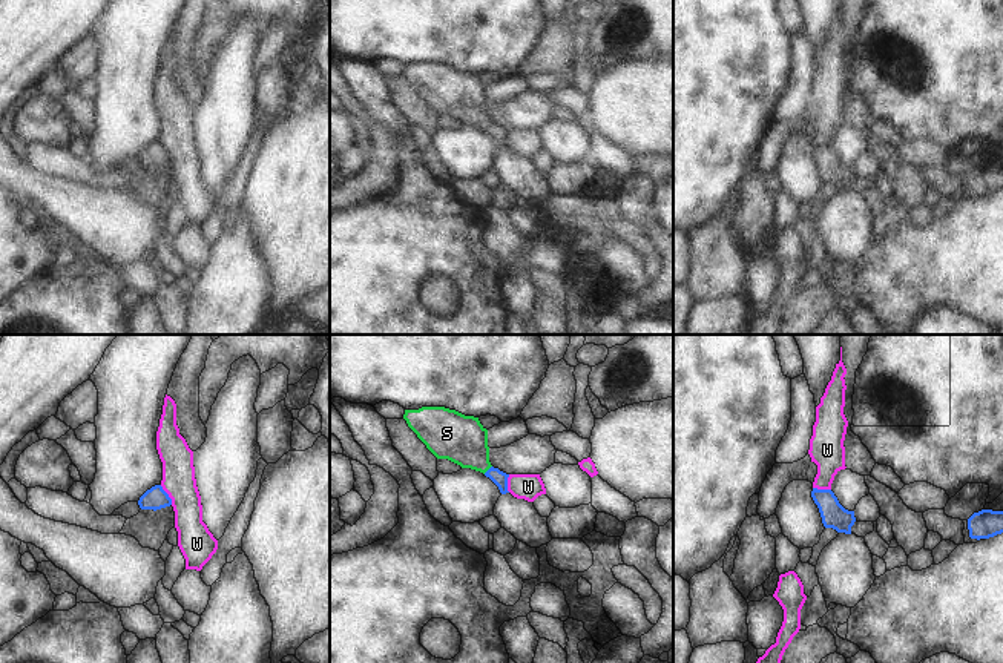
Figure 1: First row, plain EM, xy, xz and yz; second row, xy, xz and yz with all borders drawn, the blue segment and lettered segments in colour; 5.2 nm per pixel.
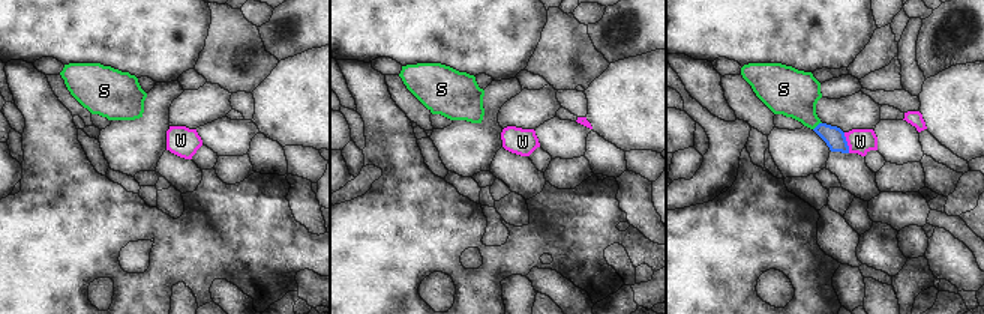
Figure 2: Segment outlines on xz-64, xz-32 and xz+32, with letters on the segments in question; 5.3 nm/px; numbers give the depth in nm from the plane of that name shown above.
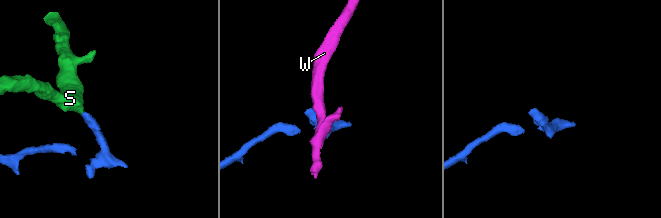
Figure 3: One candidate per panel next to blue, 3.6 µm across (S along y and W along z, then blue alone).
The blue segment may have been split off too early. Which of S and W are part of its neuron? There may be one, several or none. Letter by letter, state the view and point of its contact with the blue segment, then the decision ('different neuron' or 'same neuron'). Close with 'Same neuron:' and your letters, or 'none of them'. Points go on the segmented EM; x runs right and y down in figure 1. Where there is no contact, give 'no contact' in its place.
S: meets blue in xz at (488, 470); same neuron
W: meets blue in xy at (167, 494); different neuron
Same neuron: S

